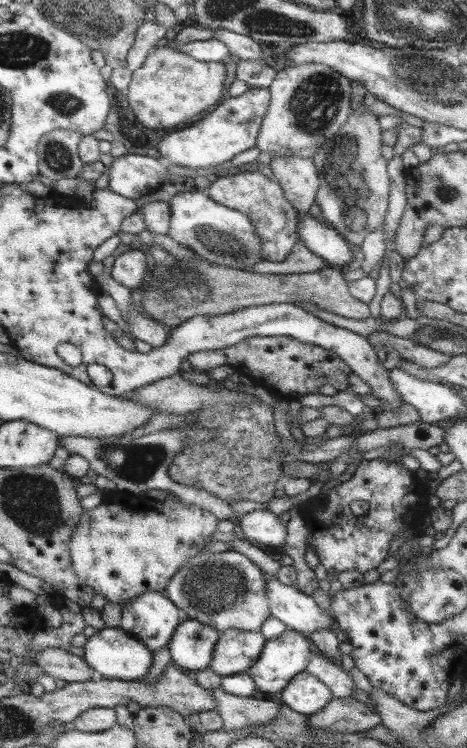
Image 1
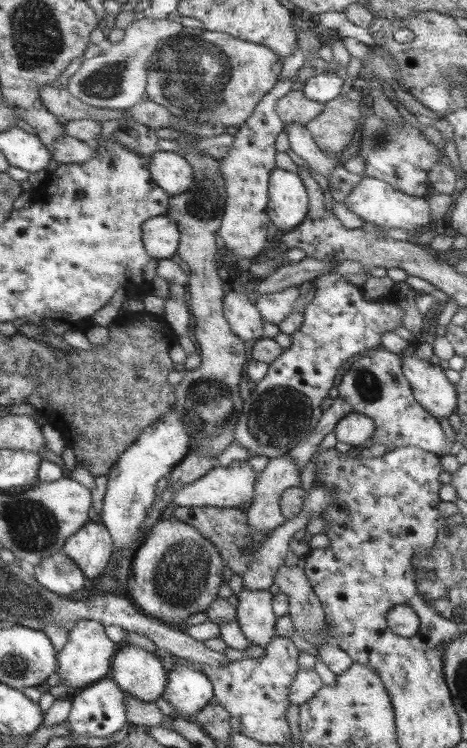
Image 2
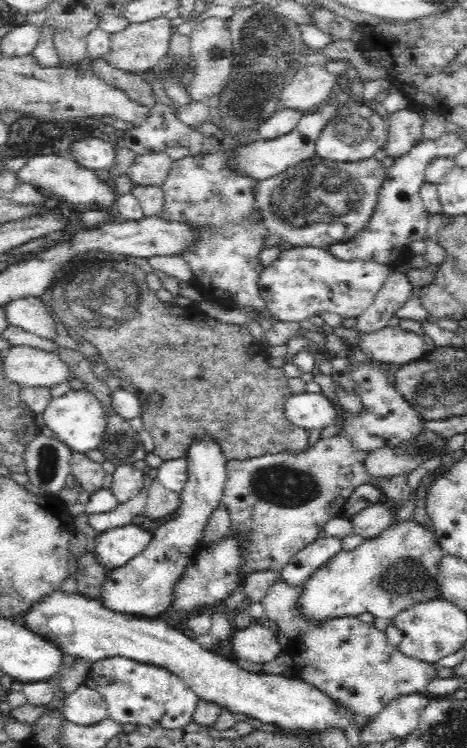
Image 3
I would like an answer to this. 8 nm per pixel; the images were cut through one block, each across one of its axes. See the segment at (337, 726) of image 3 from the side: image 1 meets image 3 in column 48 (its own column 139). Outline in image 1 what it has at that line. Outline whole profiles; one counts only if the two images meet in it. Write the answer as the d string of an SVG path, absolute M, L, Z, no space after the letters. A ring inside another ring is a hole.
M144 592L136 599L132 599L128 606L117 609L117 626L142 642L150 653L168 648L173 640L174 632L181 626L184 616L178 606L174 605L163 592Z

